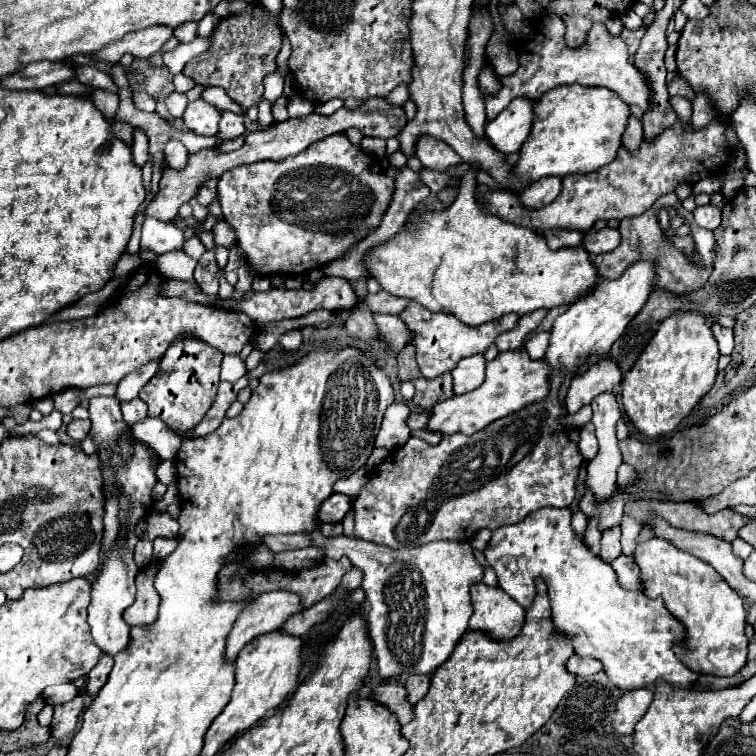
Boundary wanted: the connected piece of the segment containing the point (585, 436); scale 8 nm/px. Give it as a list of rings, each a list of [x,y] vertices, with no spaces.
[[[586,423],[582,429],[580,429],[580,443],[578,443],[578,449],[582,453],[584,459],[594,459],[598,455],[598,439],[594,435],[594,427],[592,423]]]

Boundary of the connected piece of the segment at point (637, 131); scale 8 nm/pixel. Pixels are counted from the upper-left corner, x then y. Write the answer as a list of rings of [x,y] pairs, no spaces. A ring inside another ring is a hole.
[[[630,119],[628,121],[628,127],[626,127],[626,131],[624,131],[624,139],[622,139],[622,145],[628,149],[628,151],[632,151],[632,153],[636,153],[638,149],[640,149],[640,143],[642,143],[642,123],[638,121],[638,119]]]

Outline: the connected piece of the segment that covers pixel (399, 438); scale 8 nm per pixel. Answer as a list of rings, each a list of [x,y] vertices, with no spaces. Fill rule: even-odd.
[[[392,403],[384,413],[380,433],[376,437],[376,447],[396,449],[402,447],[410,439],[410,427],[406,419],[410,417],[410,409],[404,403]]]

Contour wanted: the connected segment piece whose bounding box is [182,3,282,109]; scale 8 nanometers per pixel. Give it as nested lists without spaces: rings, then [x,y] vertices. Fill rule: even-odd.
[[[252,3],[246,11],[222,19],[210,37],[210,49],[190,59],[182,73],[200,85],[216,85],[226,89],[226,93],[244,109],[256,105],[264,93],[262,79],[276,69],[276,55],[282,45],[282,33],[276,21],[270,17],[266,7]]]

